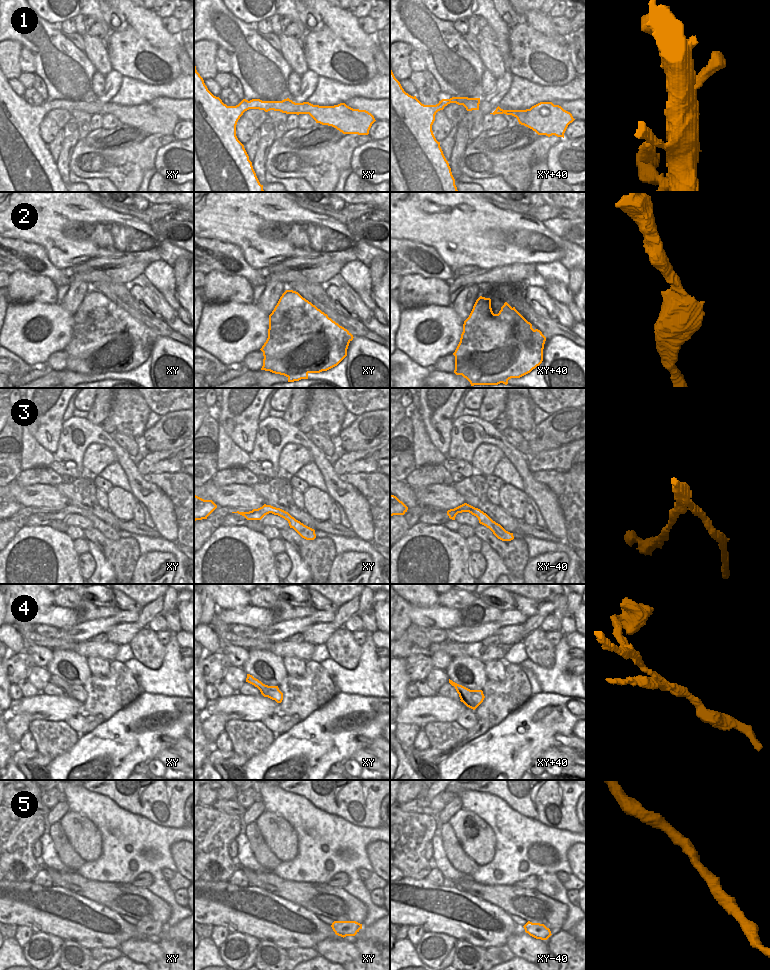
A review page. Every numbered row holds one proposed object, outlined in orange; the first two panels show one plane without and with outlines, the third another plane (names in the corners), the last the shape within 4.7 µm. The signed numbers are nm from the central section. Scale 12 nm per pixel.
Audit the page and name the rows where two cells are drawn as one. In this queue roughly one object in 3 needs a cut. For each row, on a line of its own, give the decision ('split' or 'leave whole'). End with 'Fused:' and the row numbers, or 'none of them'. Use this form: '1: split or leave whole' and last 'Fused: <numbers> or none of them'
1: leave whole
2: split
3: split
4: split
5: leave whole
Fused: 2, 3, 4

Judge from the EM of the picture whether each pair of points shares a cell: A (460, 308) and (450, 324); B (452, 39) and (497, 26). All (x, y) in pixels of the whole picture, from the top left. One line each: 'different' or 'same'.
A: different
B: different

